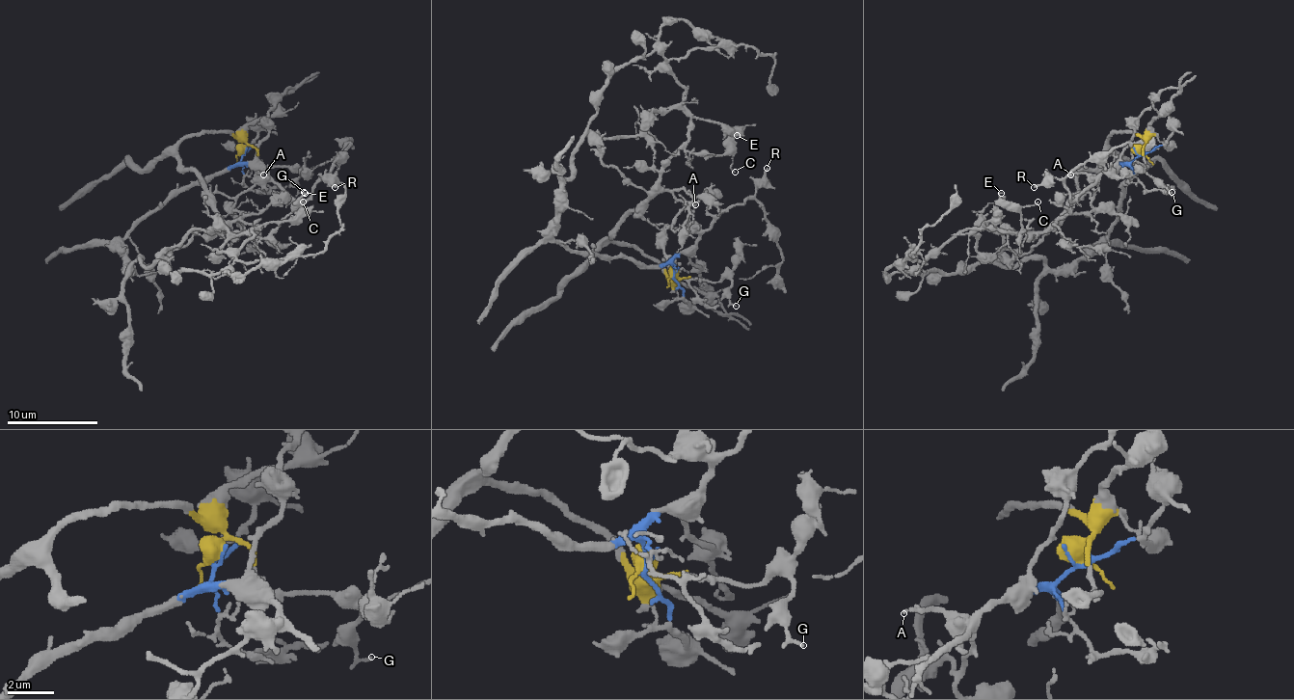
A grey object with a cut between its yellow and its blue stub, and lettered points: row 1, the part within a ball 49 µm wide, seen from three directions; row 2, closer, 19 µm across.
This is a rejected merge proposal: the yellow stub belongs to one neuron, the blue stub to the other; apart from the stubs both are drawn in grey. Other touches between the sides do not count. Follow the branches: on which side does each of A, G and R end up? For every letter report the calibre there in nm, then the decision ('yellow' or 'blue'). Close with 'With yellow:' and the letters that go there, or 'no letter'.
A: 160 nm thick; blue
G: 140 nm thick; yellow
R: 180 nm thick; blue
With yellow: G

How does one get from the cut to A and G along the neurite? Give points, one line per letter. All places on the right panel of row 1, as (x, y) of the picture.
A: (1141, 154), (1124, 164), (1116, 164), (1092, 177), (1086, 173), (1070, 174)
G: (1141, 154), (1143, 146), (1147, 166), (1145, 171), (1172, 191)

